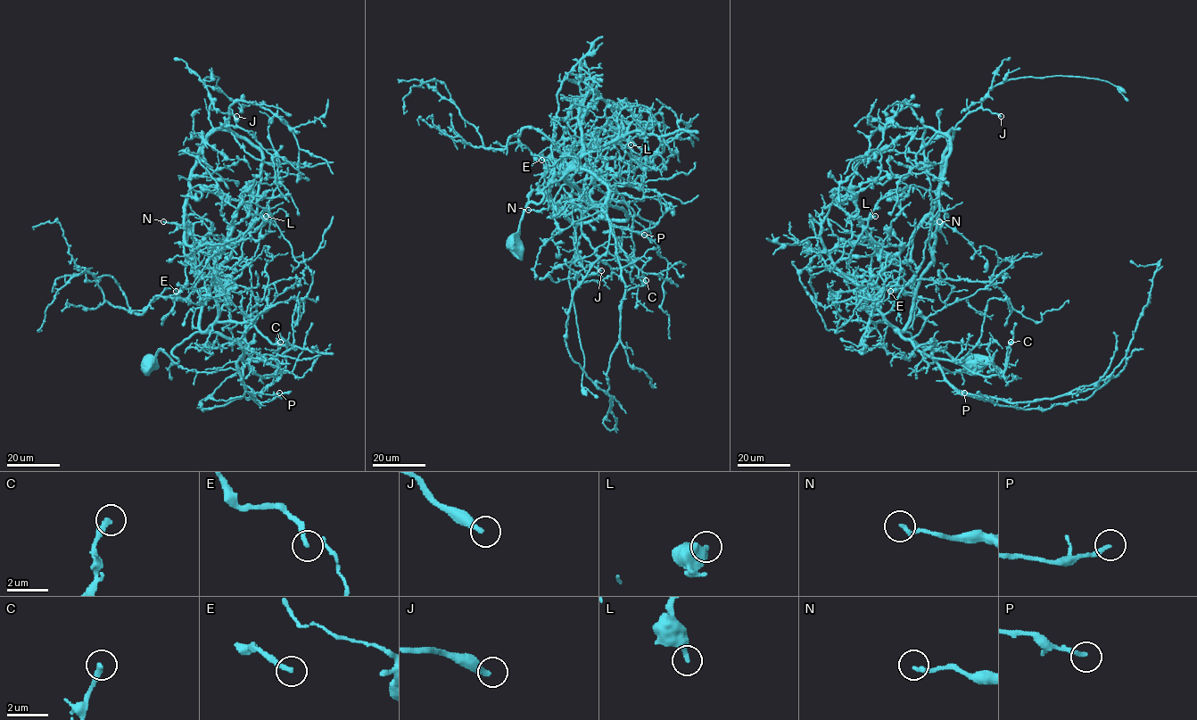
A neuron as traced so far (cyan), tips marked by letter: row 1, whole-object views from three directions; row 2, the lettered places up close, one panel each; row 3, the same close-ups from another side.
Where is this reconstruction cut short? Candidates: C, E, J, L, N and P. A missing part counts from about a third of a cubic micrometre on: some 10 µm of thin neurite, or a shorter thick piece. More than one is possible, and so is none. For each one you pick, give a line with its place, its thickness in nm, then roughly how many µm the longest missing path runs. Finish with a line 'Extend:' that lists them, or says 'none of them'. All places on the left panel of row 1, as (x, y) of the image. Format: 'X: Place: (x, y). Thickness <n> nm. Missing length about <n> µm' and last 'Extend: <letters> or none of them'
J: Place: (236, 116). Thickness 320 nm. Missing length about 60 µm
Extend: J

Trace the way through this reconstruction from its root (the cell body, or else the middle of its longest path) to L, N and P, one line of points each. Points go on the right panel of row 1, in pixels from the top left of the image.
L: (973, 364), (941, 351), (928, 363), (911, 335), (891, 325), (868, 293), (874, 248), (858, 218), (875, 216)
N: (973, 364), (941, 351), (928, 363), (868, 293), (876, 251), (892, 258), (928, 217), (939, 221)
P: (973, 364), (941, 351), (928, 363), (911, 335), (900, 333), (936, 361), (957, 393), (964, 393)

